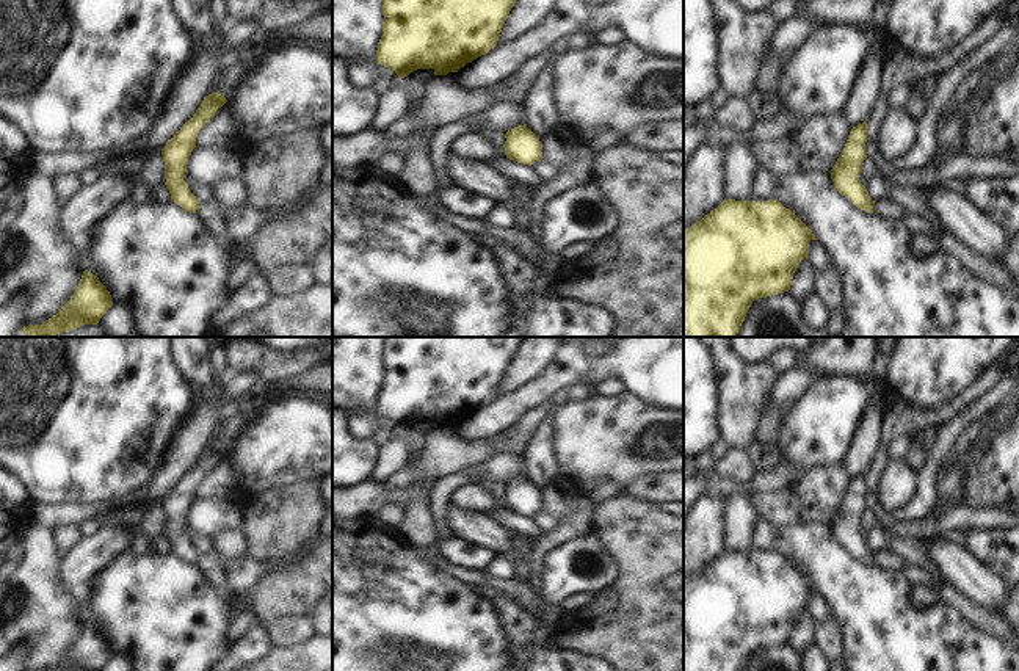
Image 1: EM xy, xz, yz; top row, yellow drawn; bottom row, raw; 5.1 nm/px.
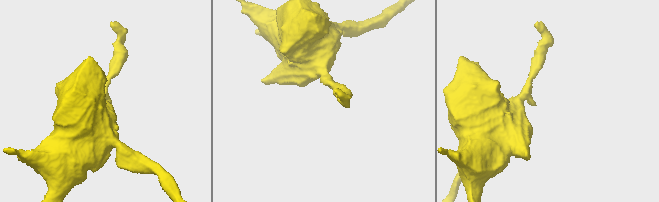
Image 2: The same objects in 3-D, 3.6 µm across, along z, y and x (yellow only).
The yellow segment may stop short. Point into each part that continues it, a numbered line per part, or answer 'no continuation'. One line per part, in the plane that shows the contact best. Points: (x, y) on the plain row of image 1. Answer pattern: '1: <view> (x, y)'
no continuation

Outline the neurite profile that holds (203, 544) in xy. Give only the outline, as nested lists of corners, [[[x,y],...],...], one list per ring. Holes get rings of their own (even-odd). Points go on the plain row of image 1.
[[[187,524],[183,525],[183,531],[188,535],[190,542],[196,547],[199,555],[216,553],[210,538],[196,533]]]

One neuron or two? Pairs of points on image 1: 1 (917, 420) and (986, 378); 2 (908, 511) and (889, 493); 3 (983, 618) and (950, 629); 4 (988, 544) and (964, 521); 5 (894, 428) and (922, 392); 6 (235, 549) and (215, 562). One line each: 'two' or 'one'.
1: one
2: two
3: two
4: two
5: two
6: two

